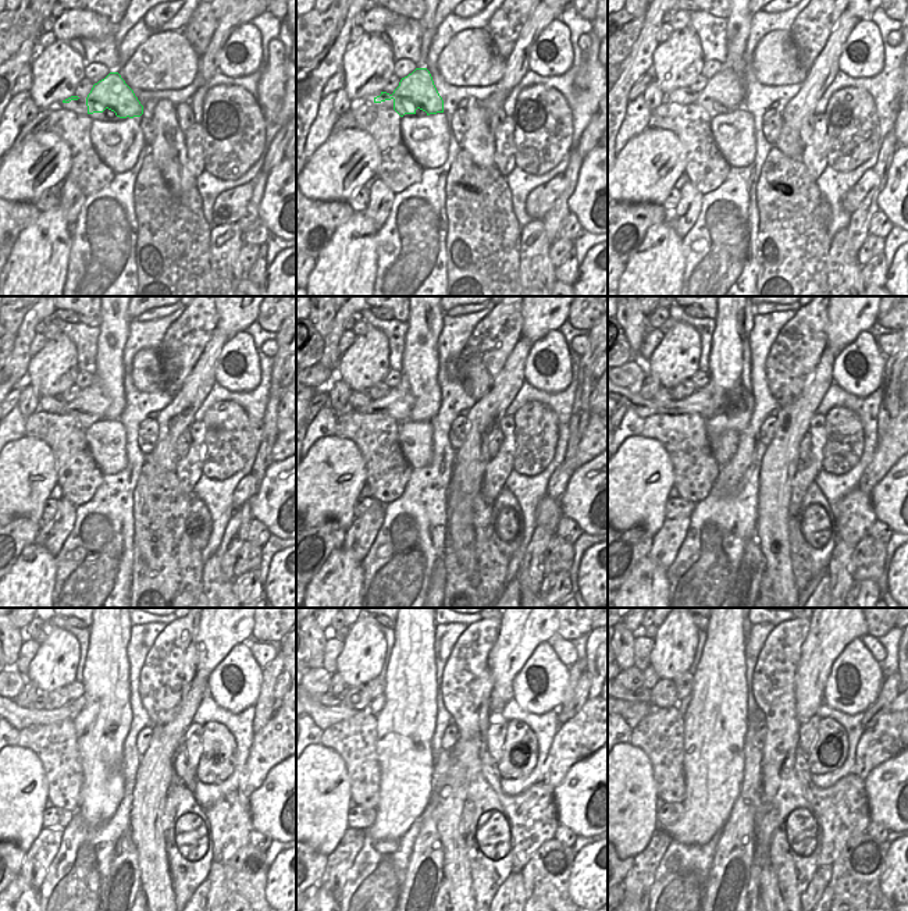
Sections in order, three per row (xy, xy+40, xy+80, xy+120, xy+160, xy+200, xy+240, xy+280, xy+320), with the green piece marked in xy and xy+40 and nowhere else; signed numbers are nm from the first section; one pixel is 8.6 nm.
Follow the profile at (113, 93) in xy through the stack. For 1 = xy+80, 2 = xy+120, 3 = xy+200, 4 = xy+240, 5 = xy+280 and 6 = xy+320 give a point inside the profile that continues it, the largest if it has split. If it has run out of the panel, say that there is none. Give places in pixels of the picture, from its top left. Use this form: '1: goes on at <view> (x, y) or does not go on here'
1: goes on at xy+80 (726, 89)
2: goes on at xy+120 (89, 406)
3: goes on at xy+200 (700, 402)
4: goes on at xy+240 (20, 718)
5: goes on at xy+280 (324, 716)
6: goes on at xy+320 (636, 721)

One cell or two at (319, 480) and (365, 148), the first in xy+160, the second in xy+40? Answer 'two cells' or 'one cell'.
one cell

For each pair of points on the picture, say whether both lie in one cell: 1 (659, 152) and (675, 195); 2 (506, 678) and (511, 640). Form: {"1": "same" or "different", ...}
{"1": "different", "2": "same"}

